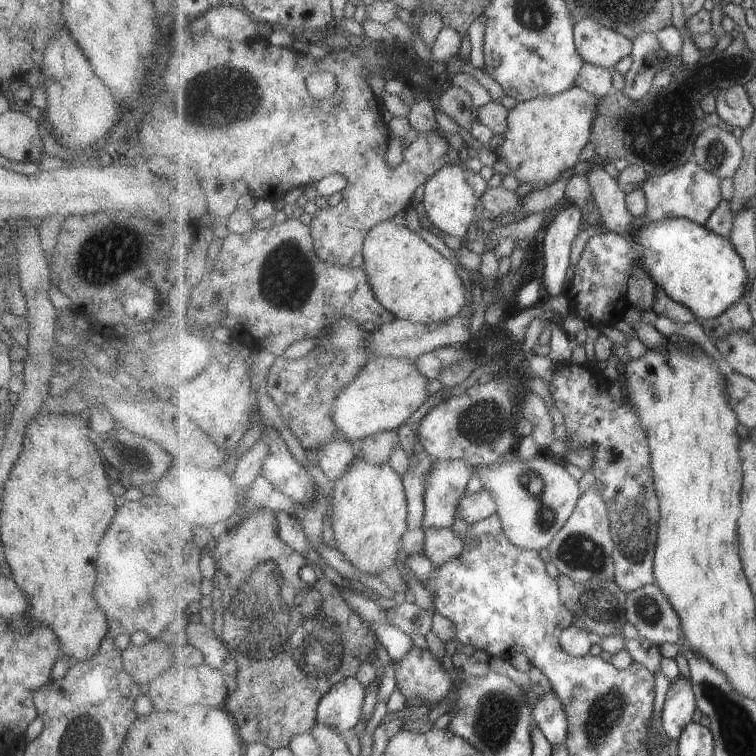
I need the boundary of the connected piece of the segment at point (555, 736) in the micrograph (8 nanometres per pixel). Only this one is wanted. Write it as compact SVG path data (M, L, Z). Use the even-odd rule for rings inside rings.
M553 690L536 698L533 705L533 721L545 738L549 739L554 747L557 743L565 743L569 728L568 714L563 701Z

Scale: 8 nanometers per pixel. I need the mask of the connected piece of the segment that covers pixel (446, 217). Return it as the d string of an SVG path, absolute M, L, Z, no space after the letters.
M447 163L438 170L425 185L422 200L427 218L439 231L461 240L466 237L471 224L476 220L481 207L481 200L467 178L467 170L462 164Z

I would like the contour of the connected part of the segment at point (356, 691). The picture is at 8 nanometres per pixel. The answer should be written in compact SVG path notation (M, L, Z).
M347 677L336 684L318 706L318 721L341 734L357 727L363 712L366 687L355 677Z

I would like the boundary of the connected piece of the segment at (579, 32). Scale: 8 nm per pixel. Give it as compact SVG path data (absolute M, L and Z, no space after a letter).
M592 18L577 22L574 35L580 55L587 63L598 67L613 69L634 51L631 39Z

